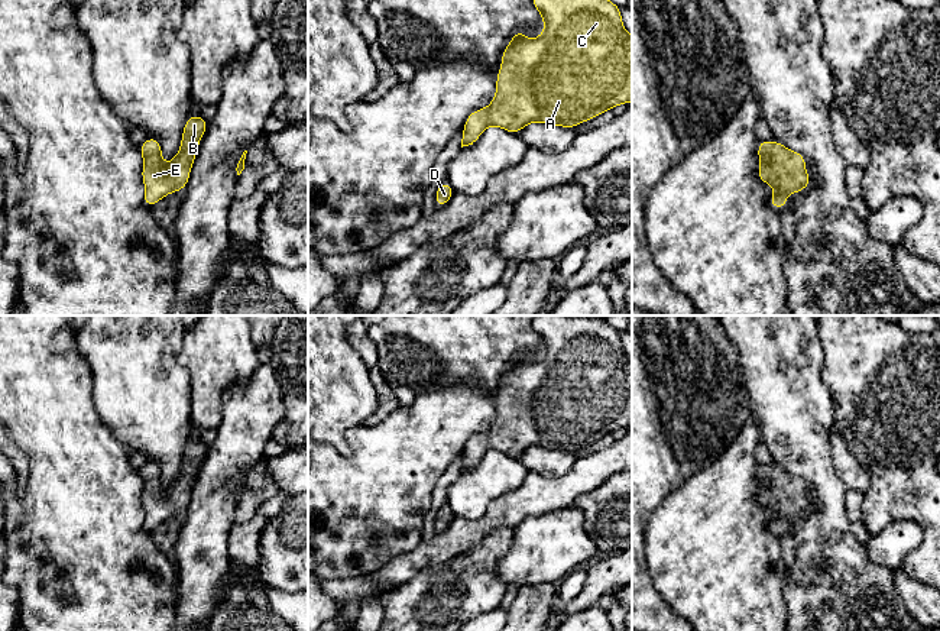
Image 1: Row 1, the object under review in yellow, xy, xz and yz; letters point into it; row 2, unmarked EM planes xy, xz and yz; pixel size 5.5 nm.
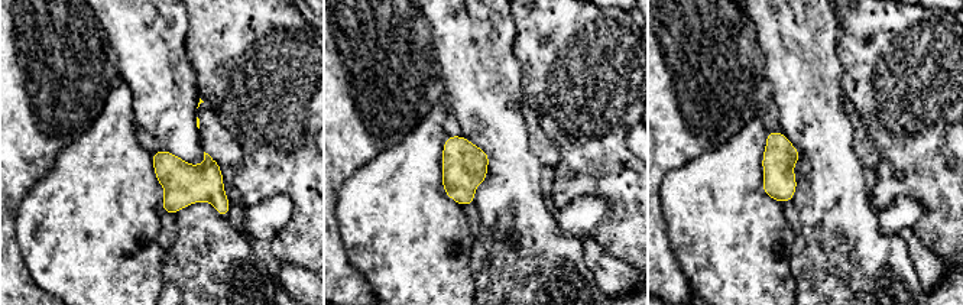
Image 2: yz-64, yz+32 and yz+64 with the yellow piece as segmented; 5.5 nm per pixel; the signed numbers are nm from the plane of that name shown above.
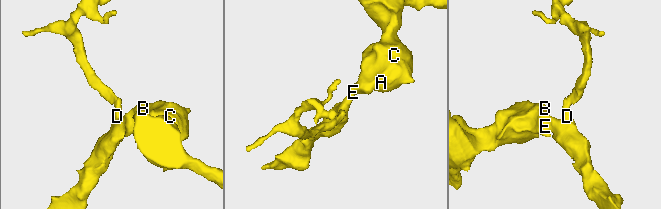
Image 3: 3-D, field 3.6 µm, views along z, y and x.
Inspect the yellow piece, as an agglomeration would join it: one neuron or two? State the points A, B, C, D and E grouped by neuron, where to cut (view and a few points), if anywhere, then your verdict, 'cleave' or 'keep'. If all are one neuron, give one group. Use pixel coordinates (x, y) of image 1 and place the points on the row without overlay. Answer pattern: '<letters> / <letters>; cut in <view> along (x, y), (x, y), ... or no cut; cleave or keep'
A B C D E; no cut; keep

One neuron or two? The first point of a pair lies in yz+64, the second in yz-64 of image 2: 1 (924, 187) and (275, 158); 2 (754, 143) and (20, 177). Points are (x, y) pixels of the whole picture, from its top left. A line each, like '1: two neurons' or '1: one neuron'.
1: one neuron
2: two neurons

